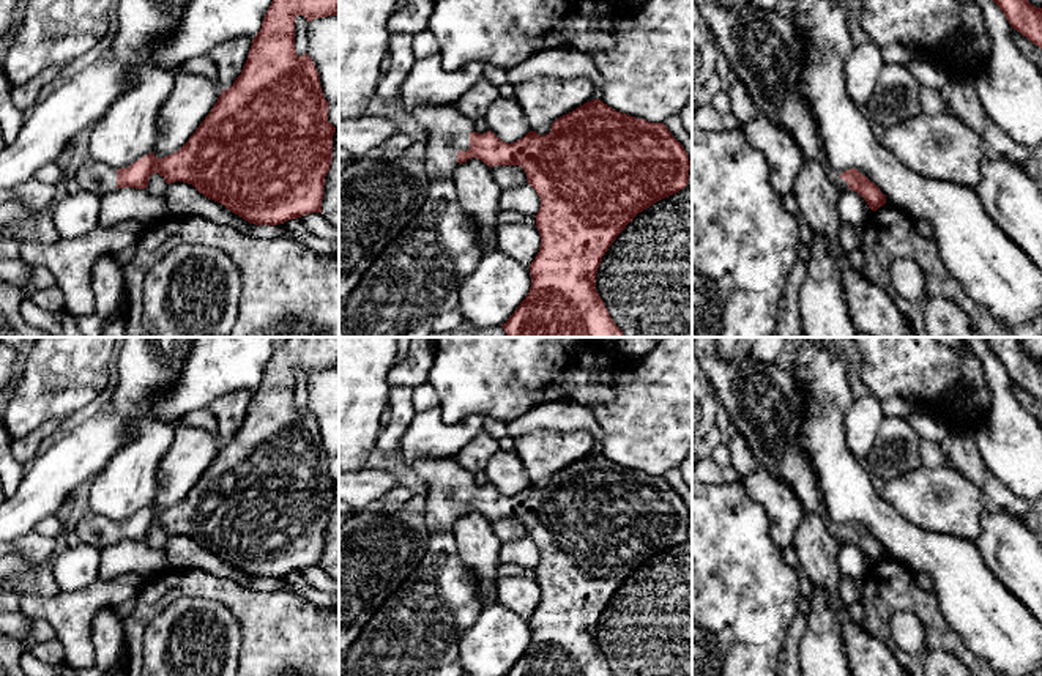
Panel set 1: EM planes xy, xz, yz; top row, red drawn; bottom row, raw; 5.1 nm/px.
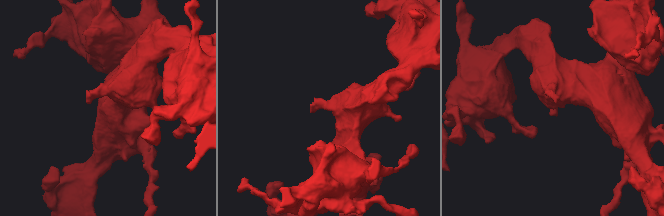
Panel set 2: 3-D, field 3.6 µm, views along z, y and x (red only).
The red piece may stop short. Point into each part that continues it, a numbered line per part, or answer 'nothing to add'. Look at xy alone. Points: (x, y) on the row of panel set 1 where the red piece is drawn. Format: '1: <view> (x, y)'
1: xy (93, 177)

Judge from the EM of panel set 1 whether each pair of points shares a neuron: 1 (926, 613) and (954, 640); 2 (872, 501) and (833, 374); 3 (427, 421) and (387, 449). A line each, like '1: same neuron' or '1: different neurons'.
1: same neuron
2: same neuron
3: different neurons

